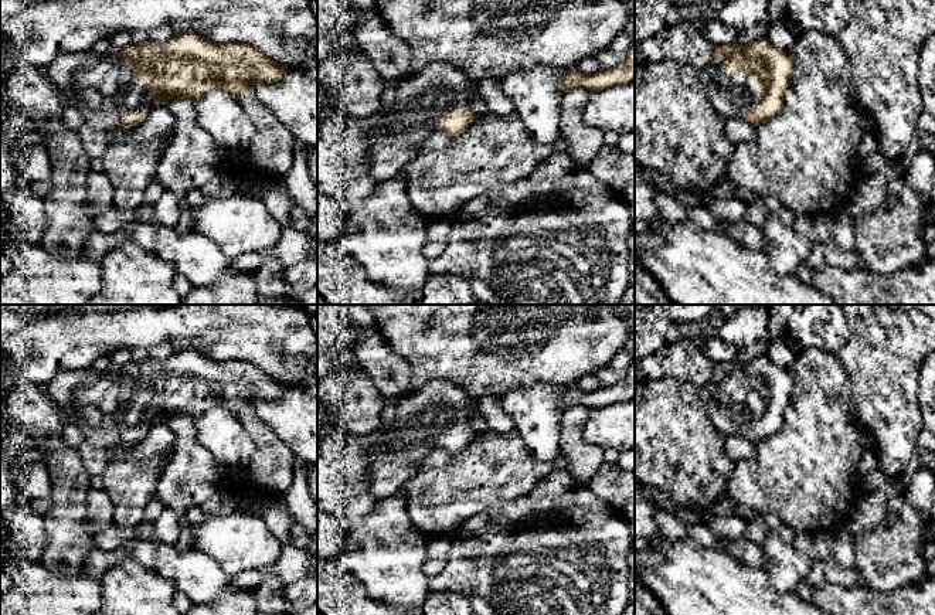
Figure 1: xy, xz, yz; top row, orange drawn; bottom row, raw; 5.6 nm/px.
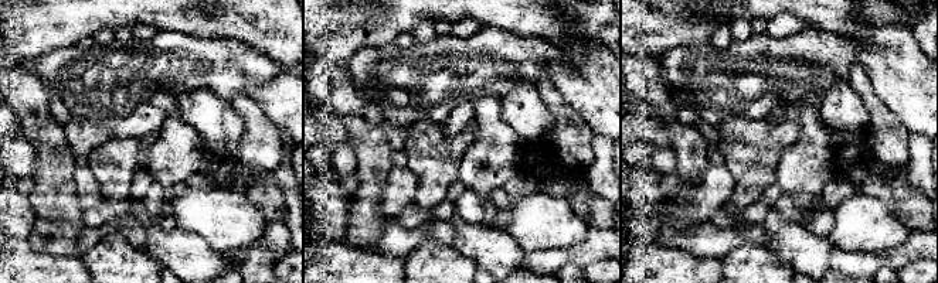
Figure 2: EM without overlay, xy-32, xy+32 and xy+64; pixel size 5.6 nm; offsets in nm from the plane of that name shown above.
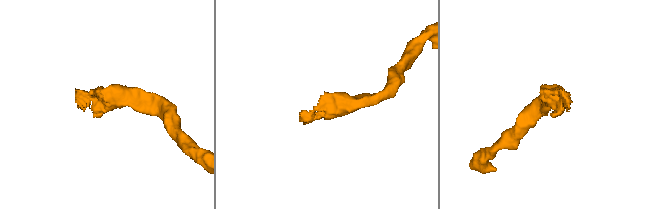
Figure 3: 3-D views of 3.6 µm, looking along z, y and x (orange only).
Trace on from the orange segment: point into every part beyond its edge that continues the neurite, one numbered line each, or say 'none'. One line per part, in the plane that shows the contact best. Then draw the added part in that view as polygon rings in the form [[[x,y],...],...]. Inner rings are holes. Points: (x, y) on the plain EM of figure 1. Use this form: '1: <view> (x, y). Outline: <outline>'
1: yz (730, 410). Outline: [[[713,376],[698,394],[714,427],[727,436],[742,435],[761,424],[758,401],[748,398],[742,390],[728,390],[722,377]]]

